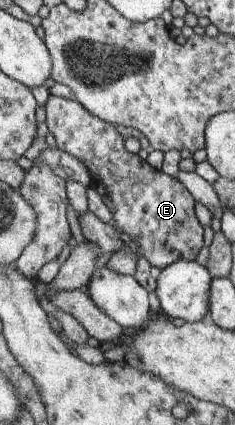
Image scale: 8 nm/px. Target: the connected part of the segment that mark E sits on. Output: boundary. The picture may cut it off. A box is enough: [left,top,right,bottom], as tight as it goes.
[44,93,204,270]

